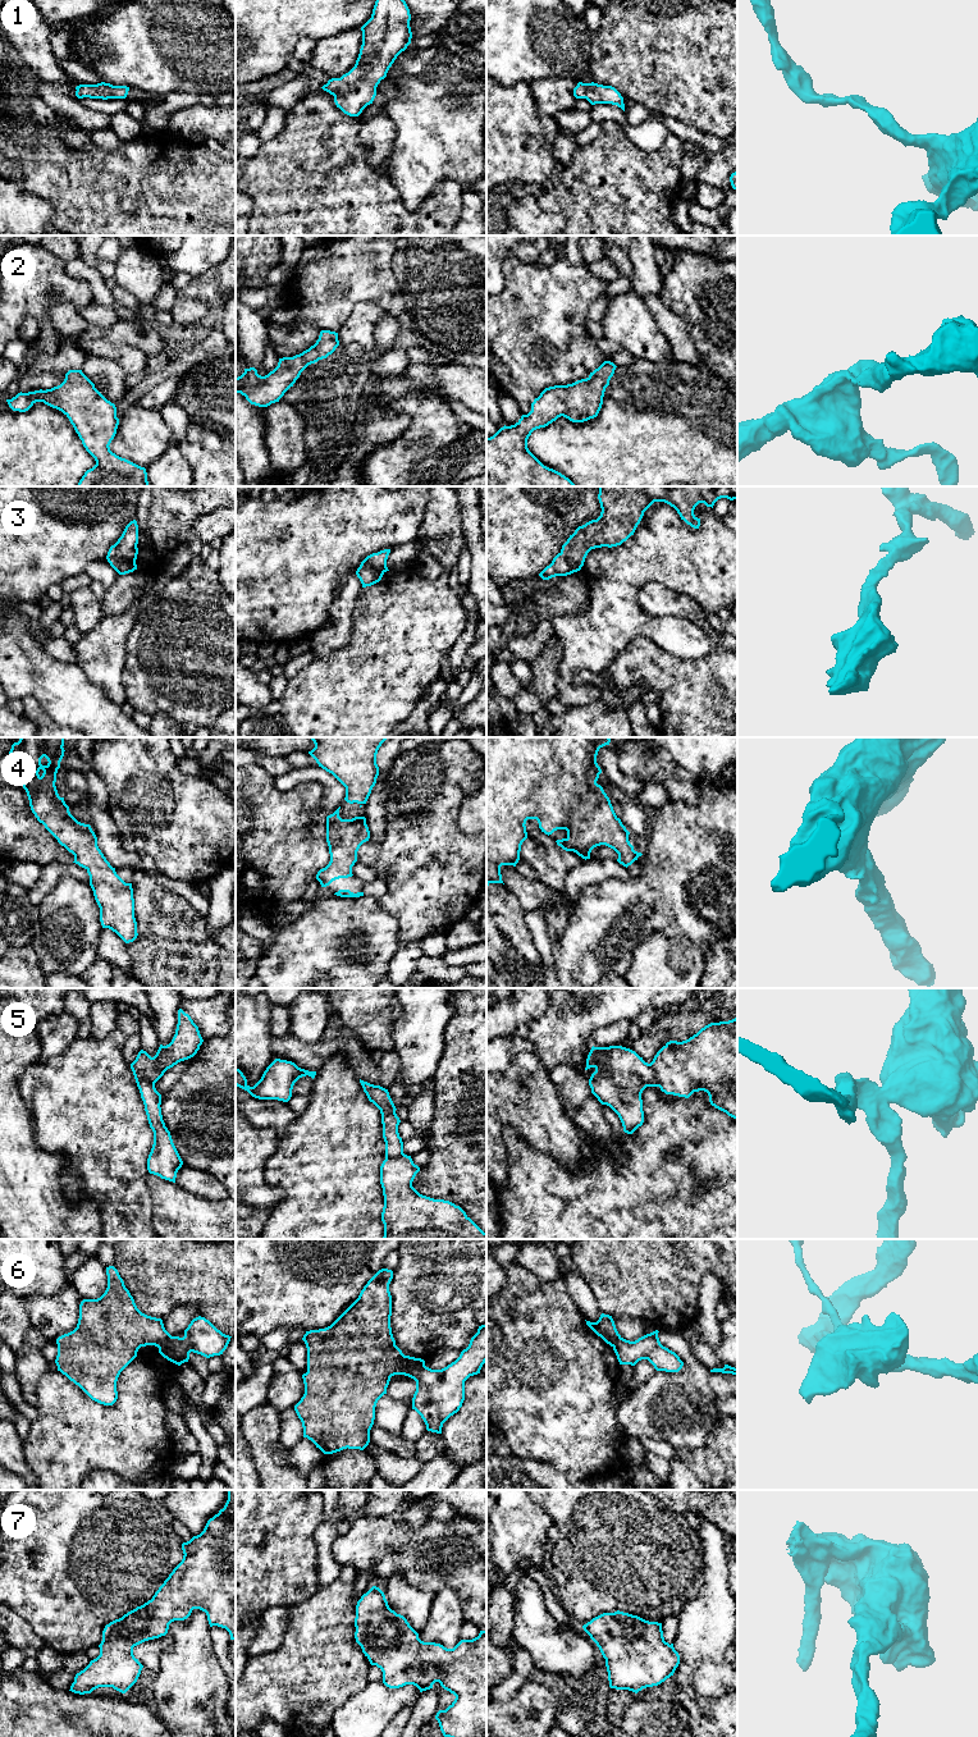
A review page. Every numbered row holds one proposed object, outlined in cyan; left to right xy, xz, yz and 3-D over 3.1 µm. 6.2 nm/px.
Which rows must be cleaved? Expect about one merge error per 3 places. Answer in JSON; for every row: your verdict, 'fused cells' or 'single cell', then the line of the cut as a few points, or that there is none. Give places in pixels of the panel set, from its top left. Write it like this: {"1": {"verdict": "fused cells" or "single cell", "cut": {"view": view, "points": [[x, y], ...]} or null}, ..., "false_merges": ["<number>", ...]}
{"1": {"verdict": "single cell", "cut": null}, "2": {"verdict": "single cell", "cut": null}, "3": {"verdict": "single cell", "cut": null}, "4": {"verdict": "single cell", "cut": null}, "5": {"verdict": "fused cells", "cut": {"view": "yz", "points": [[648, 1064], [658, 1086]]}}, "6": {"verdict": "fused cells", "cut": {"view": "xz", "points": [[424, 1365], [408, 1376]]}}, "7": {"verdict": "single cell", "cut": null}, "false_merges": ["5", "6"]}

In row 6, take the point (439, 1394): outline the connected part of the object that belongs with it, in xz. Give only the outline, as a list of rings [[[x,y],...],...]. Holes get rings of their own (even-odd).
[[[486,1324],[479,1326],[477,1333],[471,1338],[470,1344],[460,1357],[442,1370],[431,1370],[426,1366],[415,1370],[408,1377],[416,1381],[416,1391],[412,1398],[415,1409],[426,1425],[426,1430],[442,1434],[443,1423],[460,1411],[465,1400],[465,1381],[480,1373],[486,1362]]]

